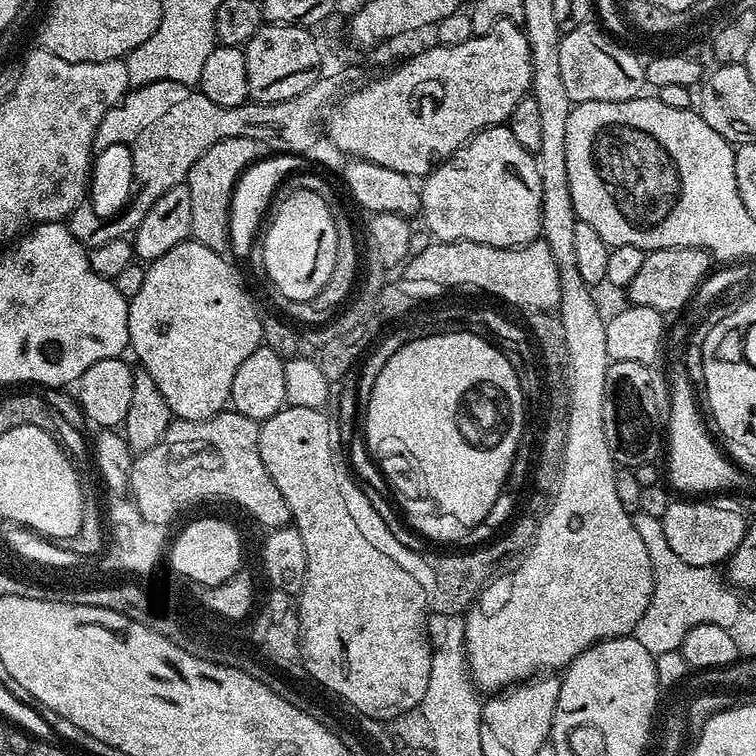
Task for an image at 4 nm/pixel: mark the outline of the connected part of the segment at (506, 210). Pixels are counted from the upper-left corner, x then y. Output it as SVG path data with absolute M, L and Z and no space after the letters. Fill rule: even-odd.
M506 126L484 128L476 136L471 136L449 160L445 160L444 163L440 164L432 173L423 177L418 191L420 193L419 215L421 217L424 216L424 222L422 222L423 227L428 229L437 241L465 240L466 242L482 242L486 246L498 246L499 248L520 248L541 235L540 203L542 202L542 182L538 178L536 157L533 153L526 150L526 146L521 146L521 144L514 139L514 134L510 134L510 130Z

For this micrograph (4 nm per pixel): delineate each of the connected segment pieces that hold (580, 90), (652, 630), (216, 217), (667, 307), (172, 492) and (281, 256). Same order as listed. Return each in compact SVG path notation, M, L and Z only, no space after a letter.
M592 22L583 24L574 30L563 33L560 37L558 67L562 70L562 83L566 86L566 94L572 99L573 105L586 102L622 102L641 95L646 88L642 60L639 60L631 52L631 47L617 42L603 27L595 24L595 28L594 24Z
M637 512L633 515L634 530L646 542L646 554L650 554L650 566L654 574L654 590L650 598L650 606L646 606L646 614L642 614L642 622L638 622L635 637L652 656L677 651L683 639L694 626L710 623L714 626L731 628L737 621L742 607L737 589L729 584L723 575L719 576L716 568L690 566L670 550L670 542L666 542L664 521L650 518L650 514Z
M223 138L214 143L200 158L190 166L187 186L192 203L191 239L210 250L224 254L229 251L231 242L231 196L240 175L258 159L258 144L250 138Z
M653 248L645 255L638 278L628 284L627 299L638 306L650 306L662 314L676 312L697 295L698 287L713 267L711 264L714 264L713 257L702 248Z
M234 410L219 412L208 420L173 419L164 437L150 450L139 453L133 459L128 486L131 503L146 522L168 526L187 504L196 504L199 500L217 496L220 500L229 500L245 508L264 530L285 527L292 515L286 506L286 498L282 498L282 490L274 486L270 474L266 474L266 466L262 466L262 454L258 454L259 433L260 424L257 421Z
M300 189L286 201L275 205L263 229L264 272L269 282L288 300L312 301L318 290L326 286L326 278L330 278L334 270L338 238L331 208L332 205L324 202L318 194Z

